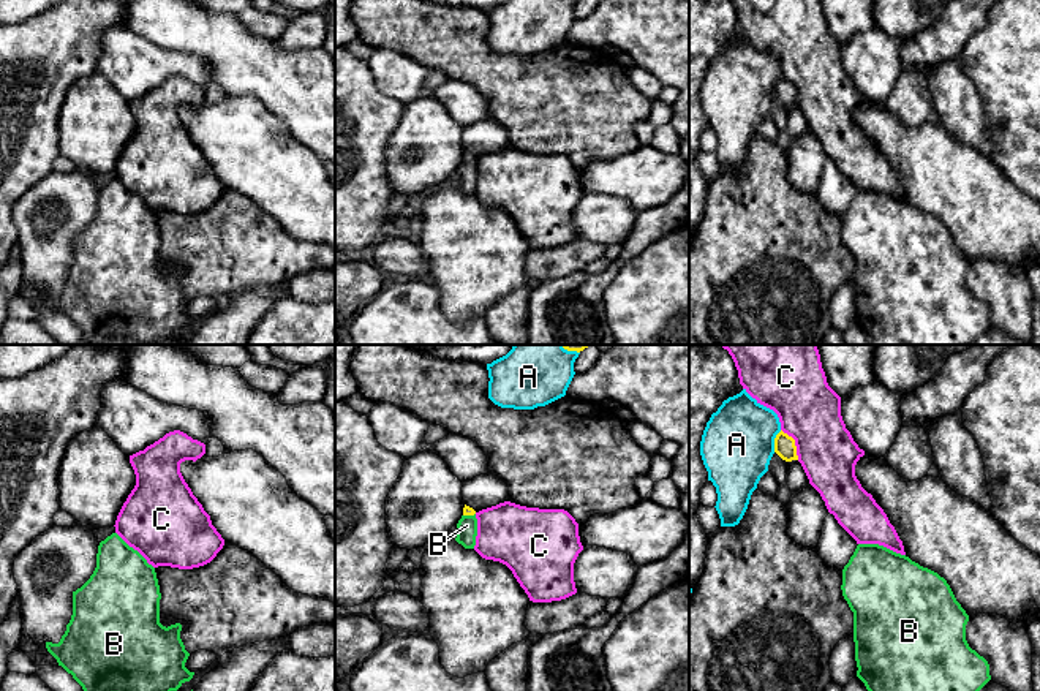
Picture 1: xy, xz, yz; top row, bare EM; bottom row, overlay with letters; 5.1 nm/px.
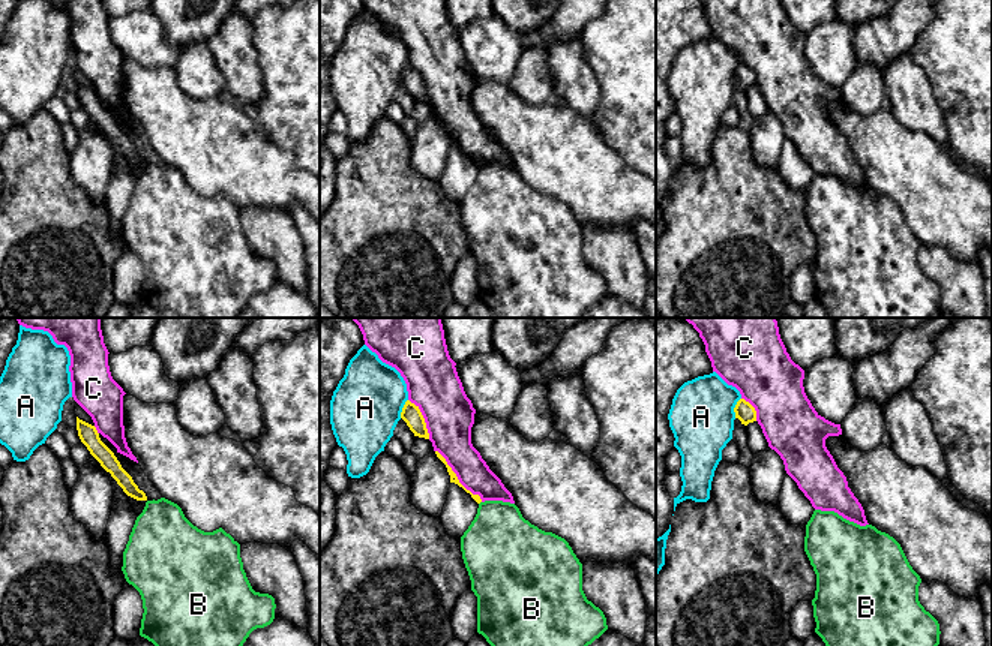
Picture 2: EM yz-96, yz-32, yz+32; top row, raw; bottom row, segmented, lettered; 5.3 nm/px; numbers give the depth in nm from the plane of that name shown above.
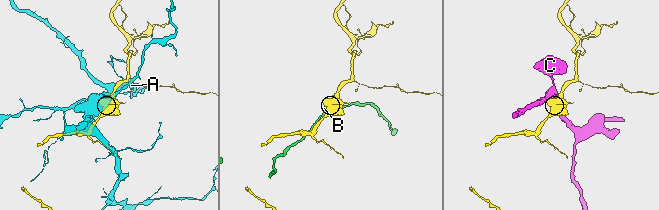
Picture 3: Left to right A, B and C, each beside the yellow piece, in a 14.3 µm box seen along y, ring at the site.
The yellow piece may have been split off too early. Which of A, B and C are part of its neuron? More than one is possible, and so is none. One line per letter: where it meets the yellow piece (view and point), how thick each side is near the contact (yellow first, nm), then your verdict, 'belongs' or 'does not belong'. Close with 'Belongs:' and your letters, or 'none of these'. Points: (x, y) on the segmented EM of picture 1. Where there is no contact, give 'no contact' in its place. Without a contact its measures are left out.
A: yz (775, 441) | 110/360 nm | does not belong
B: xz (468, 514) | 50/100 nm | does not belong
C: yz (794, 443) | 110/320 nm | does not belong
Belongs: none of these

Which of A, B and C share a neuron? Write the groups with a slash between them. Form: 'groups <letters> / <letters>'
groups A / B / C

